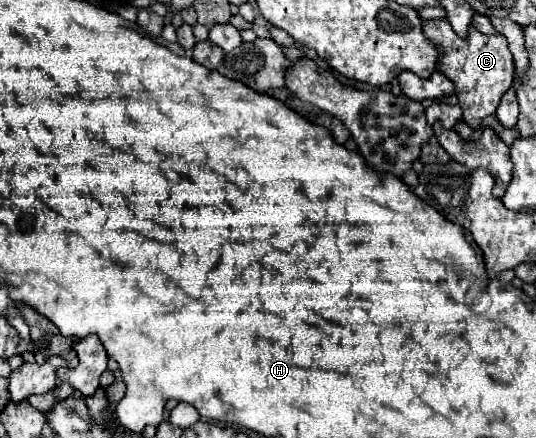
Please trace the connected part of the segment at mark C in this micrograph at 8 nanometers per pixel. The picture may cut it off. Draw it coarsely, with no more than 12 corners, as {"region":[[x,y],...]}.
{"region":[[448,20],[422,32],[442,50],[438,70],[456,86],[462,118],[478,128],[514,82],[504,36]]}

